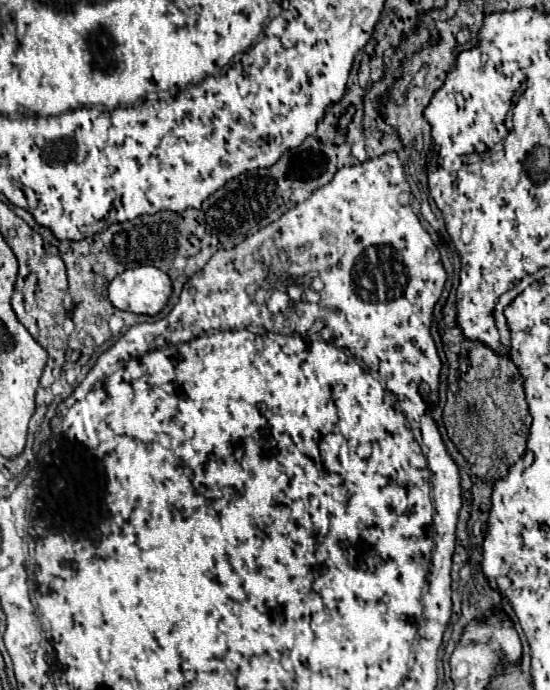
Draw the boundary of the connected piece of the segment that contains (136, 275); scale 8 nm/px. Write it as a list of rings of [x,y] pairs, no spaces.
[[[150,265],[128,269],[108,285],[108,299],[116,309],[156,315],[164,309],[172,295],[170,277]]]

